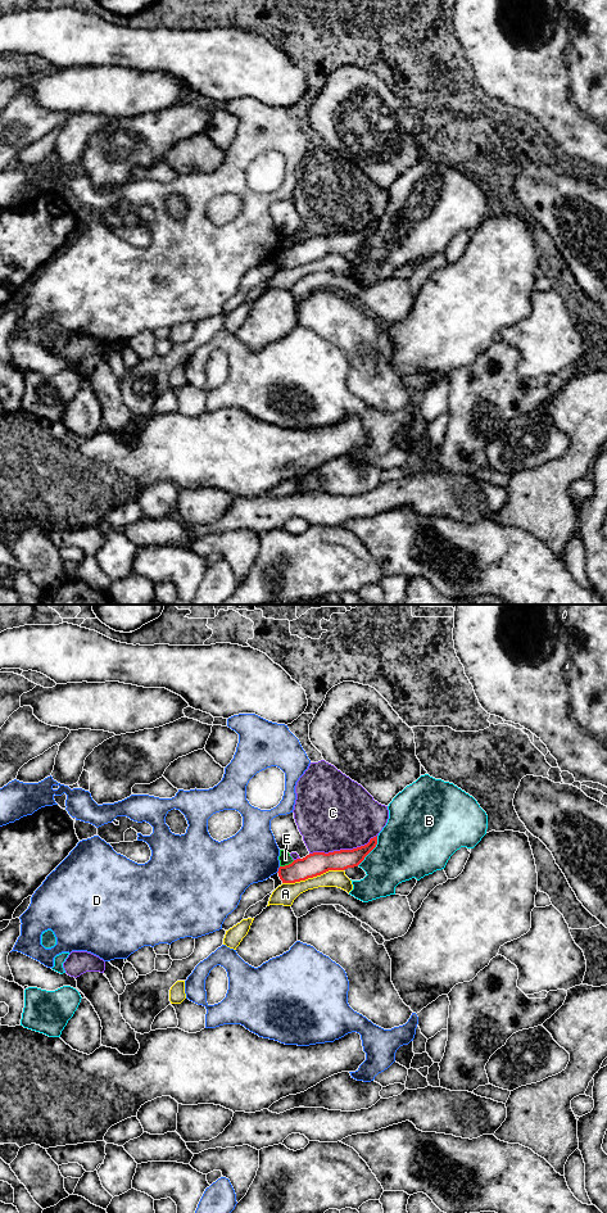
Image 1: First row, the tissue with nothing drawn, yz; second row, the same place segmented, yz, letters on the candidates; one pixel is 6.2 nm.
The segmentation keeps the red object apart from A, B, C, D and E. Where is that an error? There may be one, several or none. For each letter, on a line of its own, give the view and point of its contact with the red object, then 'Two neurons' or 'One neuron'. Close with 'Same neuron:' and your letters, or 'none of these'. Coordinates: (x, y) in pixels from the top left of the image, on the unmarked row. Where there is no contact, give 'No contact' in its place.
A: Touches red at yz (312, 261). Two neurons
B: Touches red at yz (371, 234). Two neurons
C: Touches red at yz (343, 234). Two neurons
D: Touches red at yz (279, 253). Two neurons
E: Touches red at yz (286, 249). Two neurons
Same neuron: none of these

